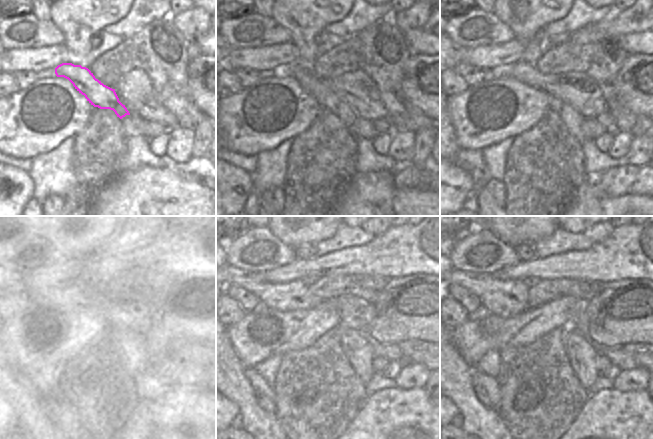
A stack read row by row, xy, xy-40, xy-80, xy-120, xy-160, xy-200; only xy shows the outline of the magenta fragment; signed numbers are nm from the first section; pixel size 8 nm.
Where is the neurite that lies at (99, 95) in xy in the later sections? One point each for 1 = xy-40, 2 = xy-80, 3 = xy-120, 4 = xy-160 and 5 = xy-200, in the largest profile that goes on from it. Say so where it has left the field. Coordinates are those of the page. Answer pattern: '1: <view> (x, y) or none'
1: xy-40 (307, 79)
2: xy-80 (573, 120)
3: xy-120 (132, 348)
4: xy-160 (358, 351)
5: xy-200 (583, 358)

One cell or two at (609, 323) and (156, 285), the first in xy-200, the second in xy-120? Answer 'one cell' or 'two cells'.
two cells

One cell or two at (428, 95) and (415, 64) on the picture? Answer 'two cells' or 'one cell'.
one cell

